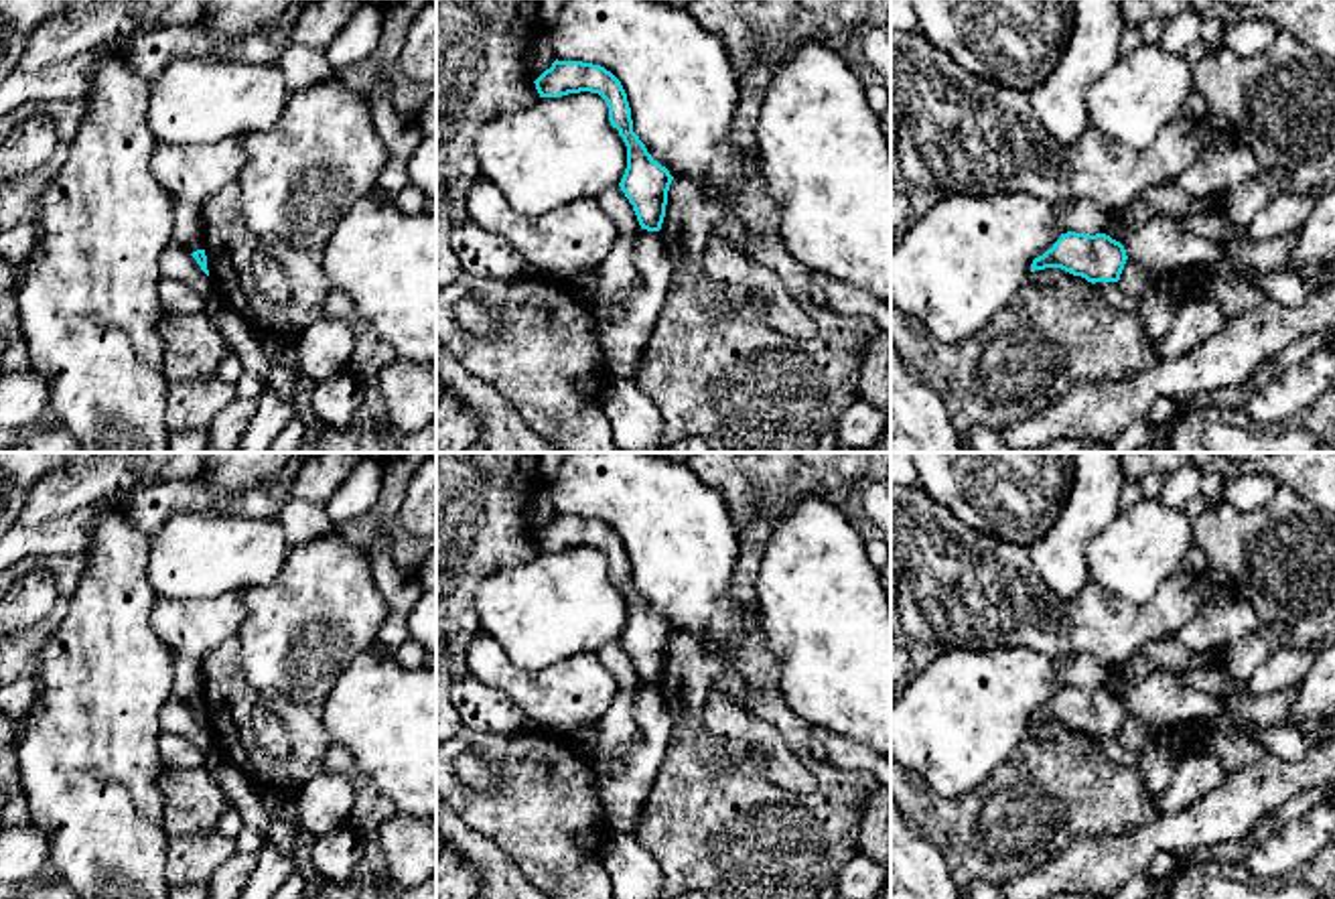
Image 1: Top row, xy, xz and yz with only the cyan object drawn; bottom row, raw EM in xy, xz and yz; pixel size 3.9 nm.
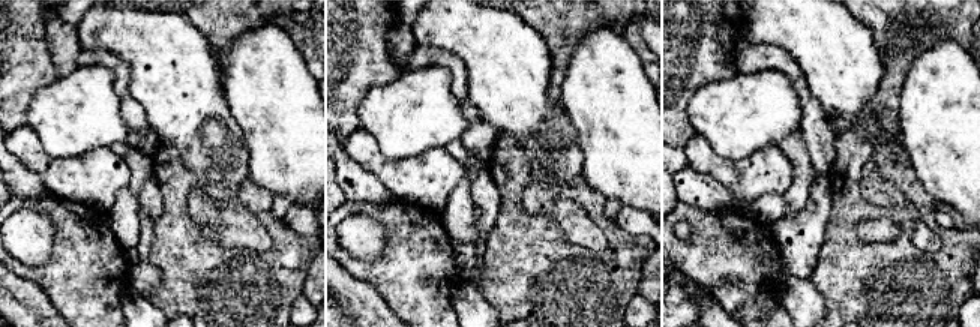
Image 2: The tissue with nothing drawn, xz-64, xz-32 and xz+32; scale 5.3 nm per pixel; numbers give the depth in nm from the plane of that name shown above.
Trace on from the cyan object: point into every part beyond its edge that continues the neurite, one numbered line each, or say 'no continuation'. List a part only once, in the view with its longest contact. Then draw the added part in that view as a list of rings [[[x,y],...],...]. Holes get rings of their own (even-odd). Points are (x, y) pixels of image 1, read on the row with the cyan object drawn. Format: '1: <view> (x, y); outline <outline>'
no continuation

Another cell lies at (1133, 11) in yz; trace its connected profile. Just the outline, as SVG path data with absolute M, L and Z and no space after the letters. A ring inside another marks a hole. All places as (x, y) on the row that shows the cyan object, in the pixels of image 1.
M1120 0L1120 14L1126 24L1140 24L1148 18L1169 20L1193 6L1193 0Z

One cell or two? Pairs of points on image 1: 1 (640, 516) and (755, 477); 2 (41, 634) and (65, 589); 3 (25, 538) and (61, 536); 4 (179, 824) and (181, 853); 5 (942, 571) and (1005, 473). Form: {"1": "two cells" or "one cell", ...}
{"1": "two cells", "2": "one cell", "3": "one cell", "4": "two cells", "5": "two cells"}

